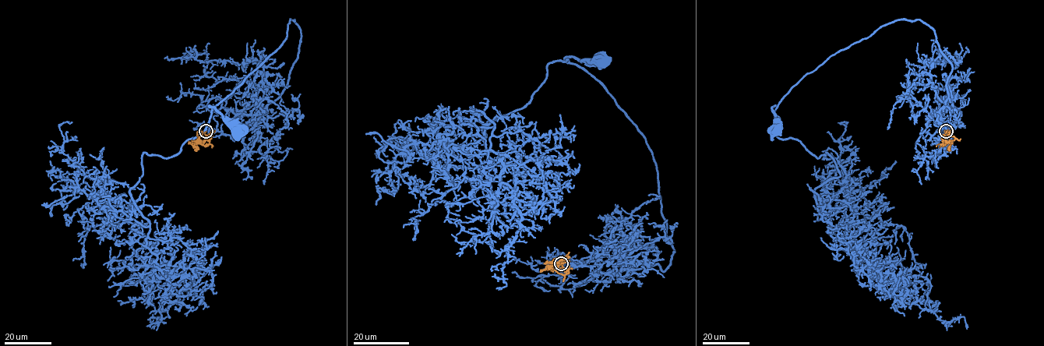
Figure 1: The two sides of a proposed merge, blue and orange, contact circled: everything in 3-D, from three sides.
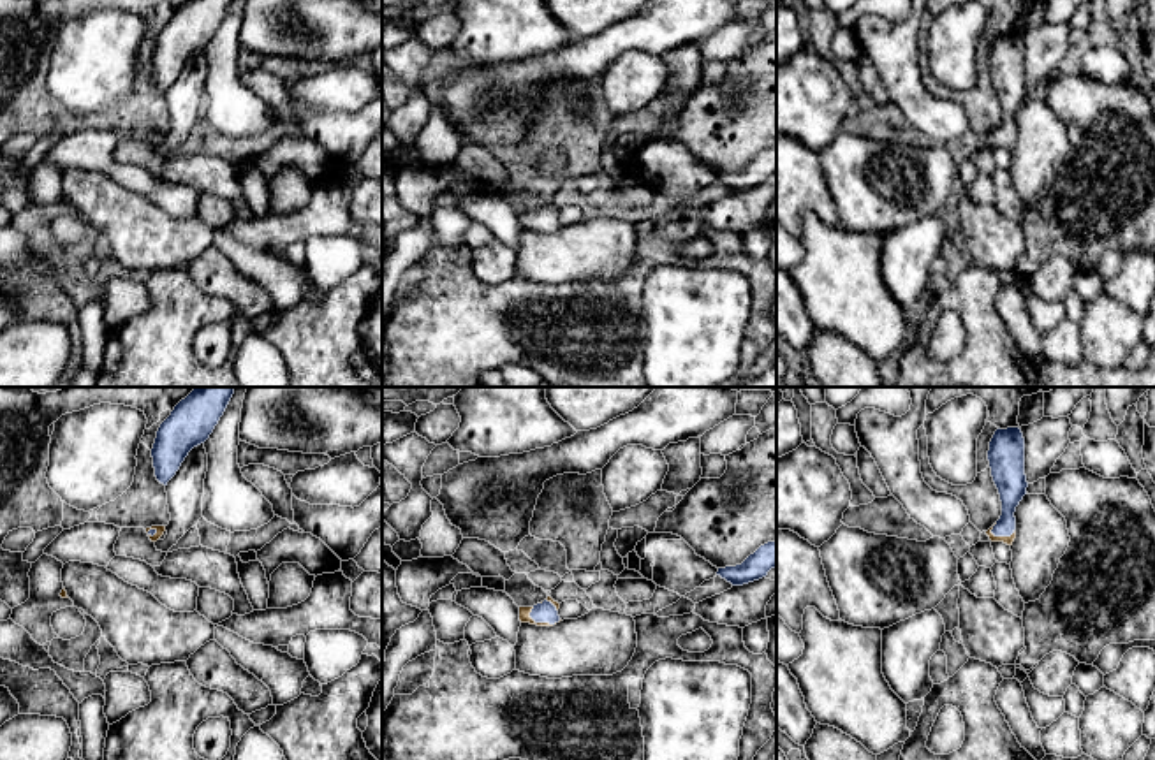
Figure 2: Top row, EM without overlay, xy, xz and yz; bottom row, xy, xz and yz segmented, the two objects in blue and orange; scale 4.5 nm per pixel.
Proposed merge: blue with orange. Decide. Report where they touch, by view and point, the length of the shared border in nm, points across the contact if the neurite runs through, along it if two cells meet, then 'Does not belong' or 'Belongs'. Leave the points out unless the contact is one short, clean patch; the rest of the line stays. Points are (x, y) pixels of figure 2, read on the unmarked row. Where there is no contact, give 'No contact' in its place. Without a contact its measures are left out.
Touches blue at xz (544, 227). Shared border 160 nm. Does not belong

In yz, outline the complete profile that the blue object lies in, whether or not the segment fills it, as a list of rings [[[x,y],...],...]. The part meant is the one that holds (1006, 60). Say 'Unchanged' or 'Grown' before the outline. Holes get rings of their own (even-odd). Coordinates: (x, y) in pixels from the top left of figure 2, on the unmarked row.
Unchanged. [[[1019,33],[997,35],[988,56],[993,88],[1002,107],[1002,121],[993,132],[995,142],[1011,142],[1016,135],[1016,113],[1026,100],[1025,44]]]

